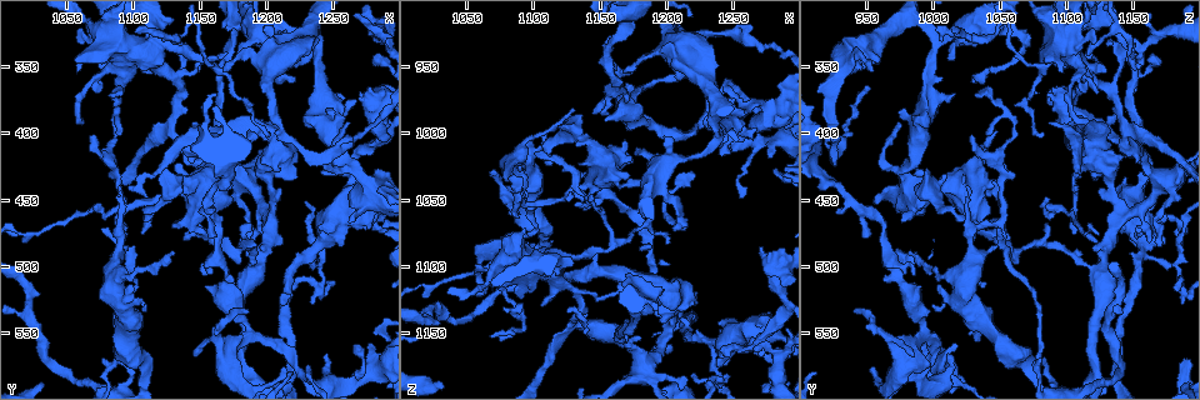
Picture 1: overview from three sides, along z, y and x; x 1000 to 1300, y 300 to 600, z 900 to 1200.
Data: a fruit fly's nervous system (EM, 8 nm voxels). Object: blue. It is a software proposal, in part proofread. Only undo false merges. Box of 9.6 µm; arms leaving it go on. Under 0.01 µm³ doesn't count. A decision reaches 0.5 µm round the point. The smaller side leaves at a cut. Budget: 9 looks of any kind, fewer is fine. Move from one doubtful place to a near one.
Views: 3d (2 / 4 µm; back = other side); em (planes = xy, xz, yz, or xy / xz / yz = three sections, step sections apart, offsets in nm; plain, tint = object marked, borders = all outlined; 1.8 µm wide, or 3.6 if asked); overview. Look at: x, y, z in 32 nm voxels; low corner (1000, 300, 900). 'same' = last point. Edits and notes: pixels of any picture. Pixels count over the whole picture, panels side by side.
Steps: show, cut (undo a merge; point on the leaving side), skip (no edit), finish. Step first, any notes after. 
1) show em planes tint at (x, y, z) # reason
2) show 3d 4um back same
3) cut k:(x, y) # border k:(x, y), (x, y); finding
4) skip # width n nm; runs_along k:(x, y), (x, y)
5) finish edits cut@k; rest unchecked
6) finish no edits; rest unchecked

show em yz step 16 tint at (1246, 382, 996)

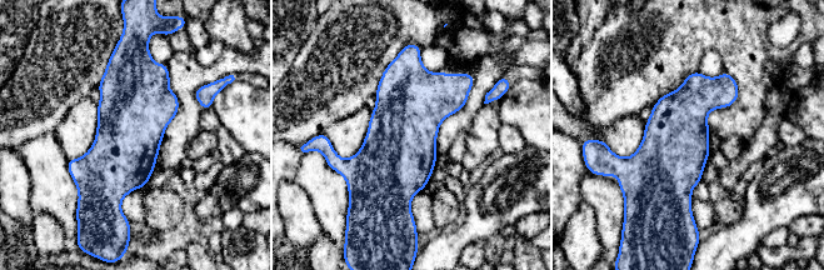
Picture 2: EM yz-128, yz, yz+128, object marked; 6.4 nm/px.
skip # width 400 nm; continuous, no second neuron

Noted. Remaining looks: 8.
show em planes tint at (1192, 474, 1166) # touches itself

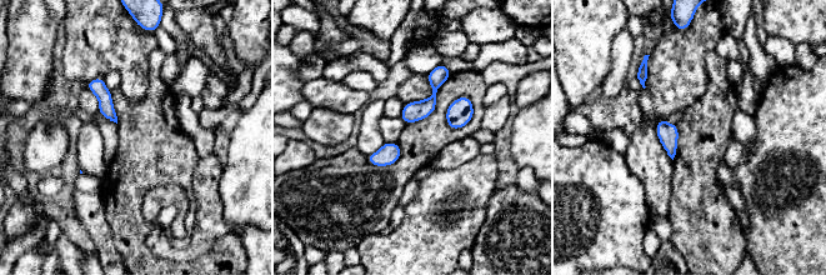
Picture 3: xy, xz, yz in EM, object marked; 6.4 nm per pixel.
skip # runs_along 3:(444, 69), (432, 98), (408, 120); all the same neuron

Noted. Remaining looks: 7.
show 3d 4um at (1240, 498, 1180)

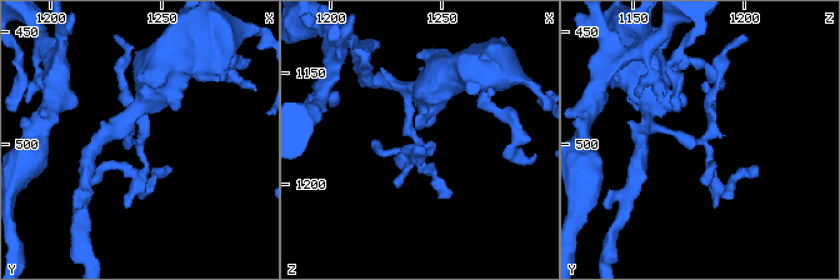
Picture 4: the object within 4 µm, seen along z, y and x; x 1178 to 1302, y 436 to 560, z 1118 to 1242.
show em 3.6um planes plain at (1240, 499, 1182)

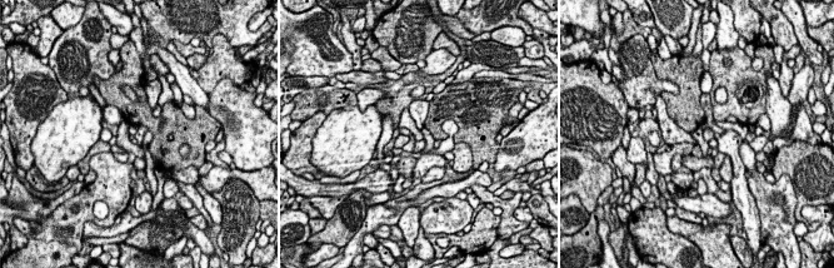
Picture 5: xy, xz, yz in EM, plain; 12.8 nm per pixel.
show em 3.6um planes tint same # where the object lies

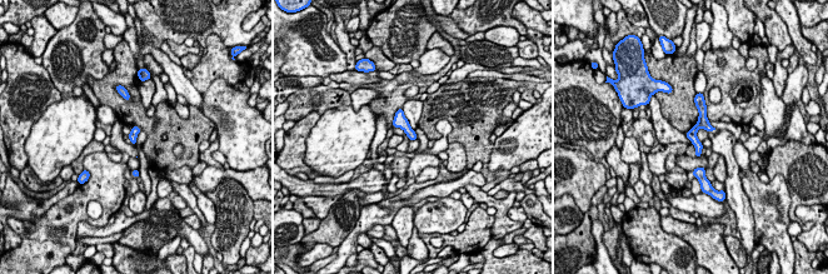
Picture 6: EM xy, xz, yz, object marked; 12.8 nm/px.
skip # width 120 nm; runs_along 6:(701, 101), (702, 121), (693, 130), (698, 150); all the same neuron

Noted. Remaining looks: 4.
show em planes tint at (1266, 432, 1162) # sharp bend

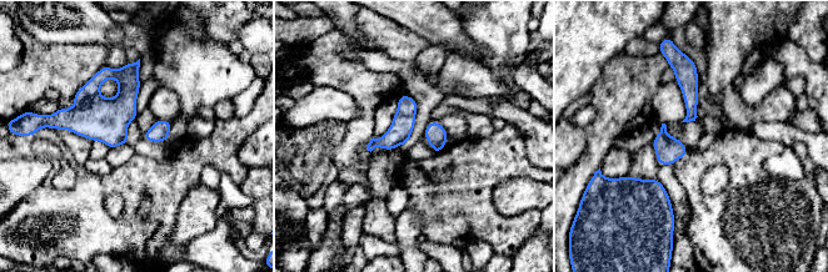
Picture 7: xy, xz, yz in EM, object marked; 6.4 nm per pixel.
skip # runs_along 7:(404, 97), (403, 124), (370, 146); all the same neuron

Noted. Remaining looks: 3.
finish no edits; rest unchecked

